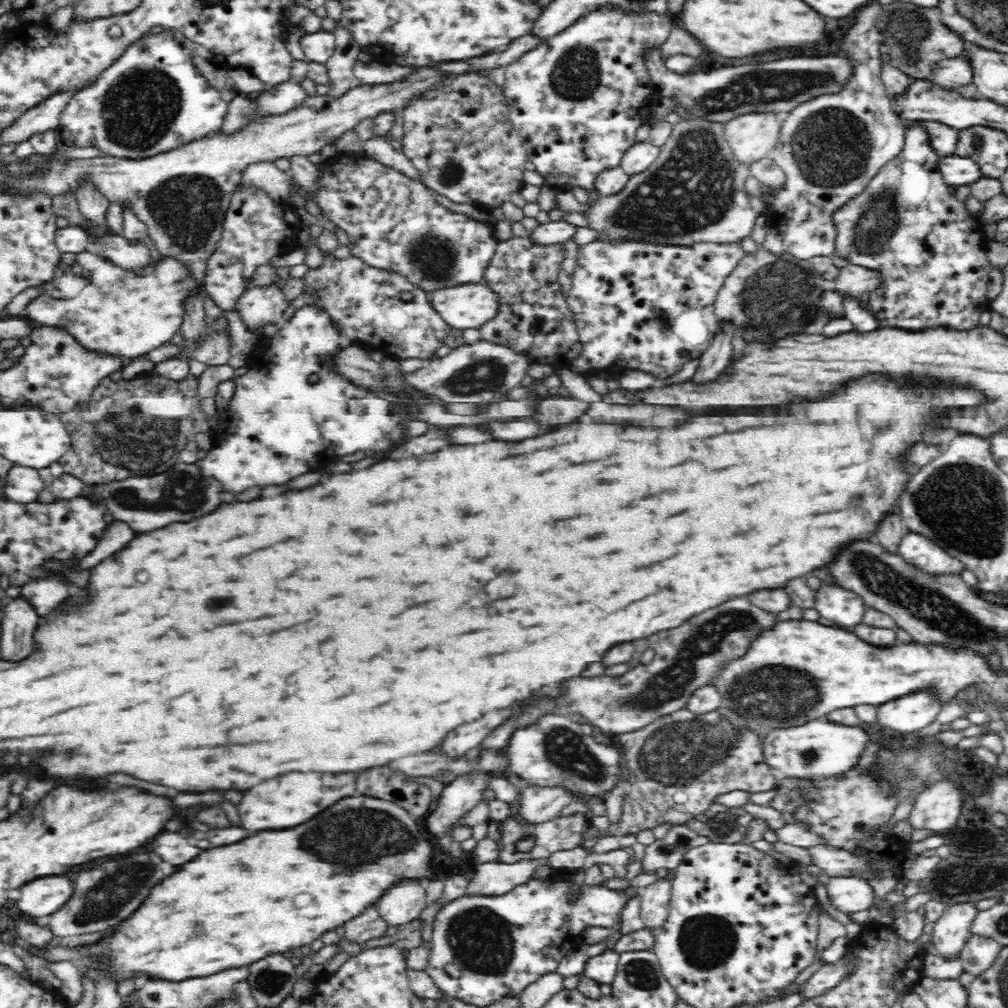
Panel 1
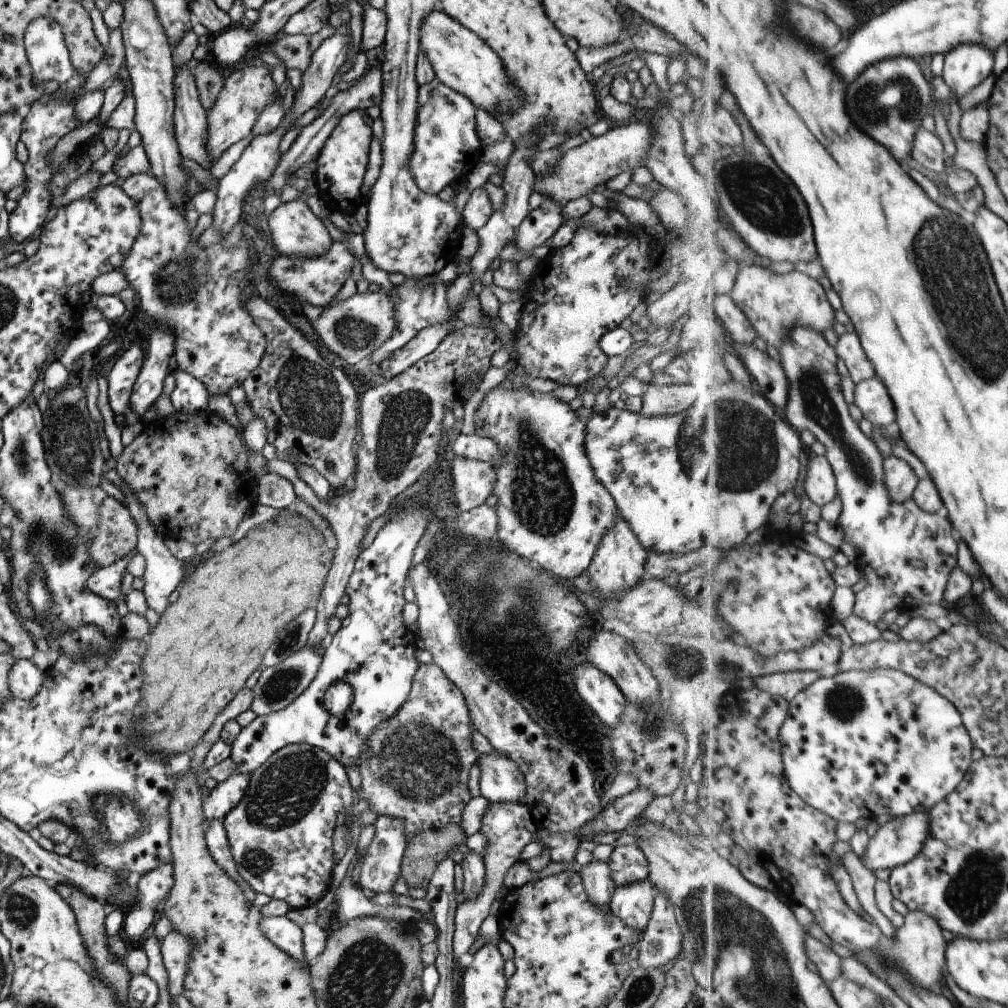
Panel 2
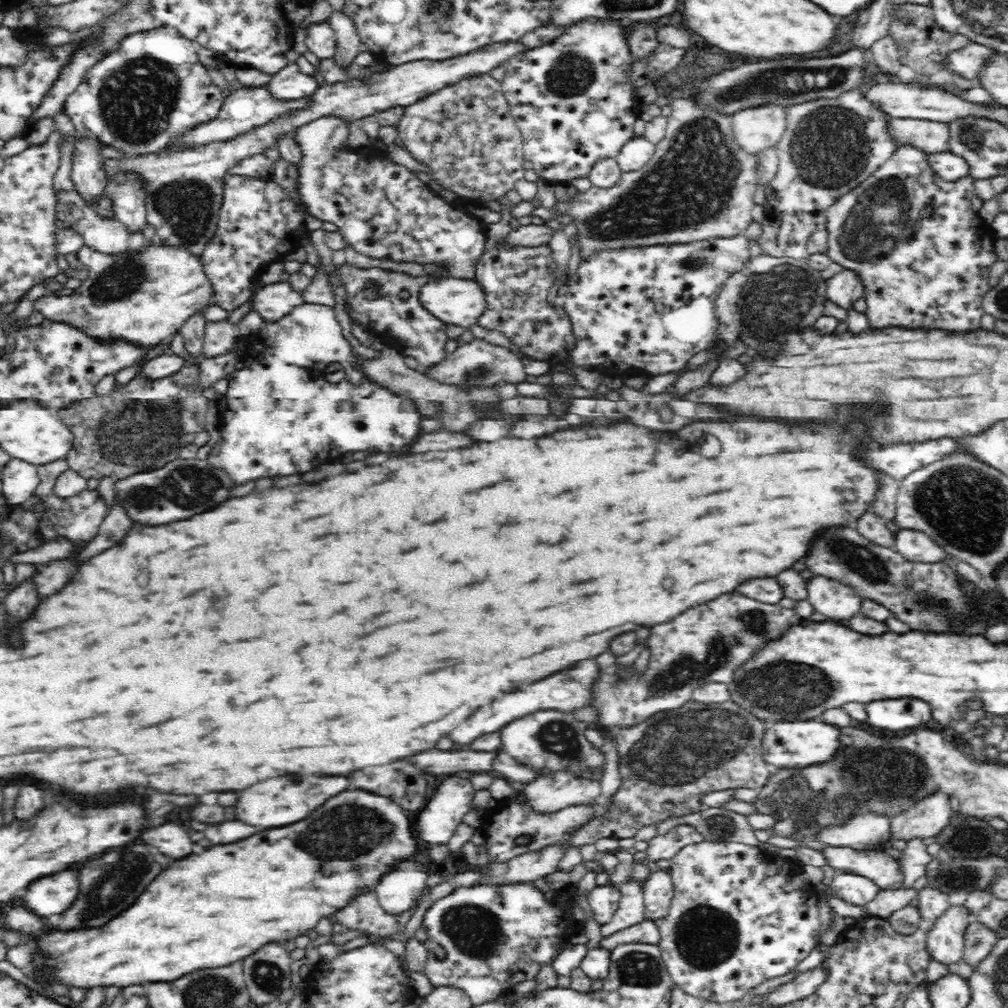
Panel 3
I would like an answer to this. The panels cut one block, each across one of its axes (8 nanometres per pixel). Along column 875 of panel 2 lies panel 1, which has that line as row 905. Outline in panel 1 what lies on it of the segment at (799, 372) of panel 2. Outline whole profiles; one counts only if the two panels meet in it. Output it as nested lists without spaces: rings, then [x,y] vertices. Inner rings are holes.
[[[538,877],[515,886],[506,894],[464,894],[437,911],[425,971],[438,989],[466,1004],[490,1006],[505,996],[518,997],[540,976],[556,972],[560,958],[574,950],[576,942],[583,941],[582,932],[587,928],[612,927],[625,899],[624,890],[619,893],[604,885],[586,886],[572,881],[554,883],[548,878],[541,881]]]

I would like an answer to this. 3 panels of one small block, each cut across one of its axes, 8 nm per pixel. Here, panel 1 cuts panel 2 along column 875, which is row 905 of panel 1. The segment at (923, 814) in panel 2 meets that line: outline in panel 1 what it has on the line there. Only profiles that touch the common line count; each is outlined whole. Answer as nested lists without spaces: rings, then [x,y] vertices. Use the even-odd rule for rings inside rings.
[[[824,877],[829,900],[844,913],[872,908],[876,898],[872,886],[862,877]]]

